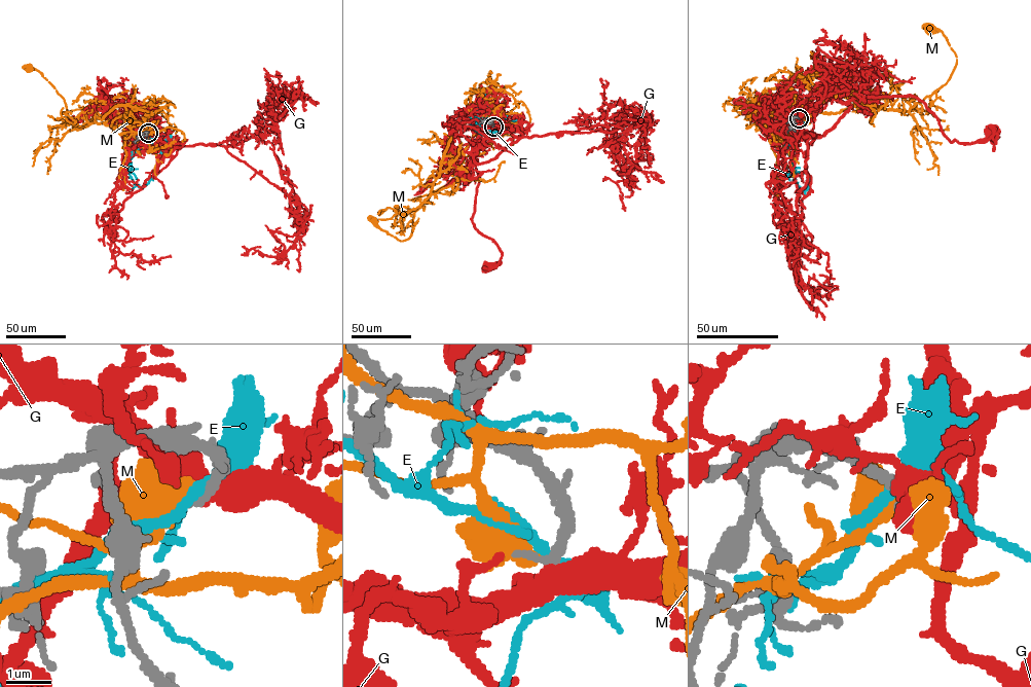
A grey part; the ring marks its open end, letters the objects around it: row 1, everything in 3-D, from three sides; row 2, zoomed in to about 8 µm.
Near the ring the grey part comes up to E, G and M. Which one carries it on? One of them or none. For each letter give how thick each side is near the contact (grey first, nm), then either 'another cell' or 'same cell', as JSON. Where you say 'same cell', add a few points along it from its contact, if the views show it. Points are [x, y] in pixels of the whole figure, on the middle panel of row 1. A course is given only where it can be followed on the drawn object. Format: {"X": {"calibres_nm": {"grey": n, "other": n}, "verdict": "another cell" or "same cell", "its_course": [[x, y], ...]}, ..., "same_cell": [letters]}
{"E": {"calibres_nm": {"grey": 300, "other": 240}, "verdict": "another cell"}, "G": {"calibres_nm": {"grey": 280, "other": 440}, "verdict": "same cell", "its_course": [[493, 127], [478, 129], [471, 153], [479, 176], [471, 221], [502, 252], [499, 262], [487, 267]]}, "M": {"calibres_nm": {"grey": 220, "other": 600}, "verdict": "another cell"}, "same_cell": ["G"]}

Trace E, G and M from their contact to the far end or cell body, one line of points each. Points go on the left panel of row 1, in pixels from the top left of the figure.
E: (148, 133), (139, 140), (125, 172), (139, 187), (153, 180)
G: (148, 133), (125, 118), (127, 121), (134, 117), (130, 116), (125, 127), (135, 146), (156, 149), (142, 142)
M: (147, 133), (142, 136), (124, 114), (112, 121), (115, 129), (95, 121), (75, 128), (63, 98), (29, 68)

